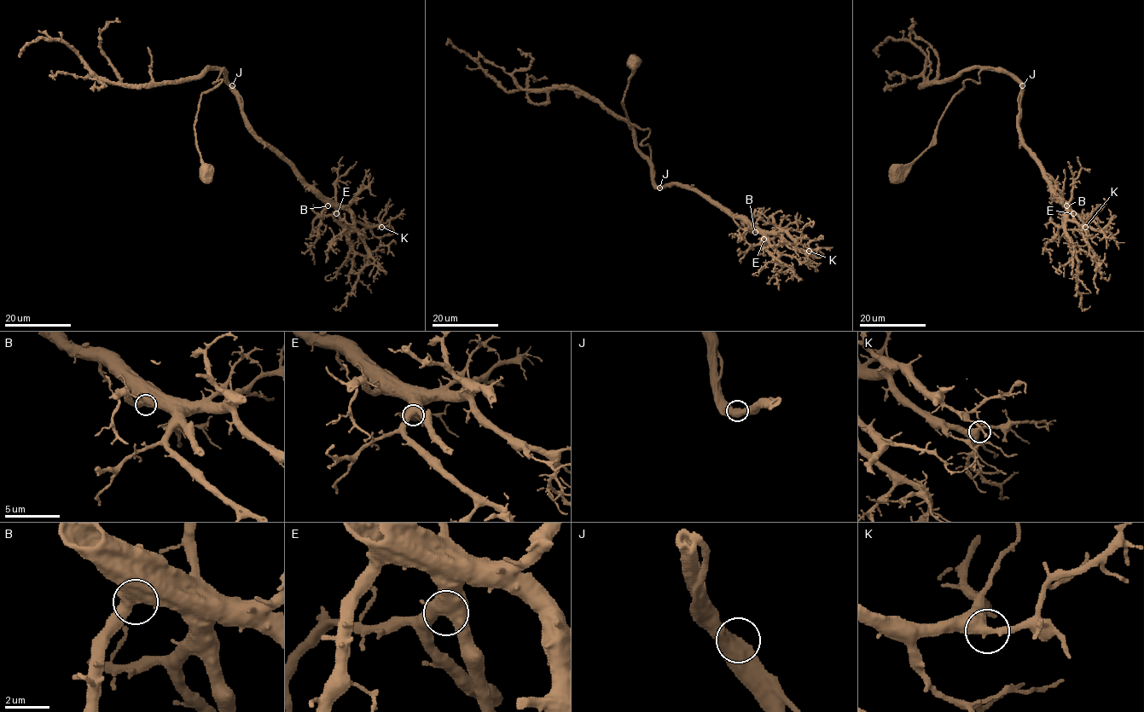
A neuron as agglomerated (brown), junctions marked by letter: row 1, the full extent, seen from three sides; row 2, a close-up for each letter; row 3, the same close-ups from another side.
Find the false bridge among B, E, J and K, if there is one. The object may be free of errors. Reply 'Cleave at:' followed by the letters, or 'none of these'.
Cleave at: none of these

